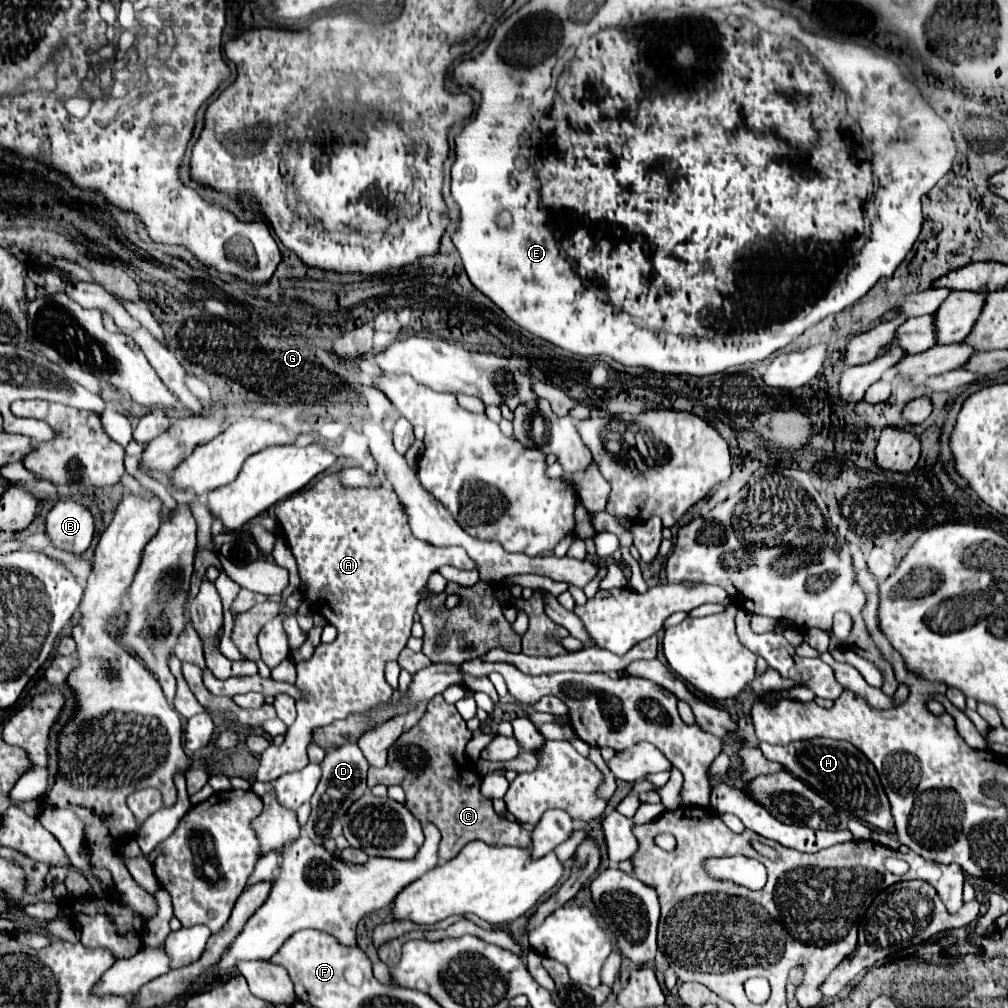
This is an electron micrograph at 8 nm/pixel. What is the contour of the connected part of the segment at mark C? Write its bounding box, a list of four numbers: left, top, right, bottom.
[367,695,531,863]

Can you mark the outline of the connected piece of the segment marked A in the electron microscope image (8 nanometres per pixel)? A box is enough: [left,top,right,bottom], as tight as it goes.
[255,473,476,783]

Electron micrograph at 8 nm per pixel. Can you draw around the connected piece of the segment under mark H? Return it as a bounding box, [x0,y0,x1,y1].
[759,737,895,833]

